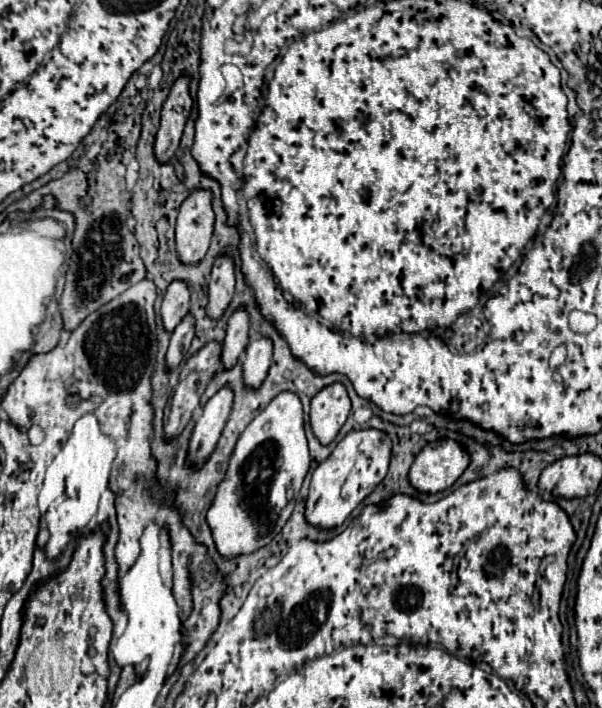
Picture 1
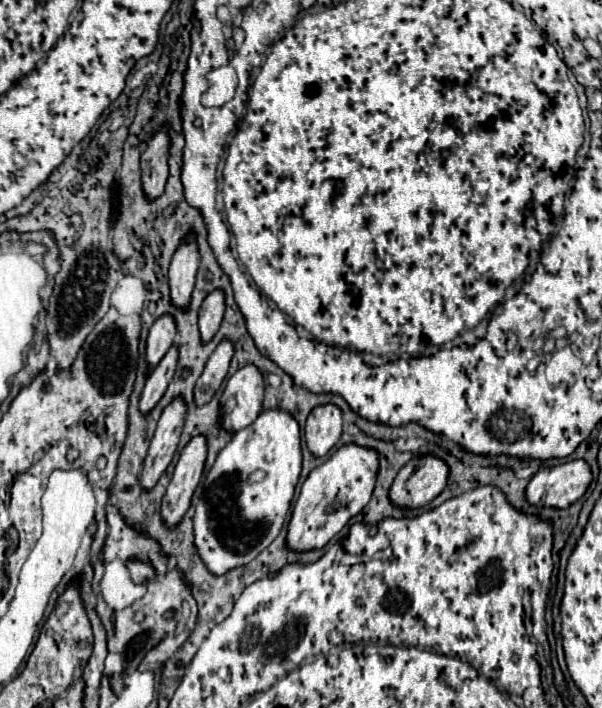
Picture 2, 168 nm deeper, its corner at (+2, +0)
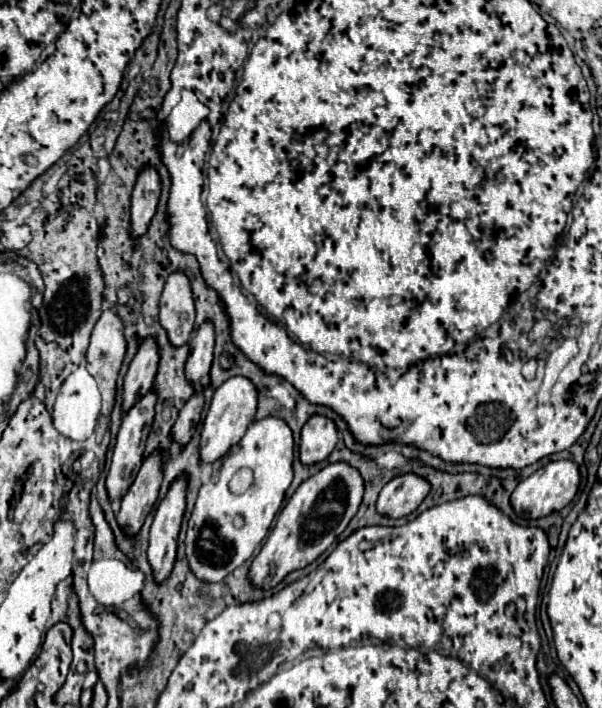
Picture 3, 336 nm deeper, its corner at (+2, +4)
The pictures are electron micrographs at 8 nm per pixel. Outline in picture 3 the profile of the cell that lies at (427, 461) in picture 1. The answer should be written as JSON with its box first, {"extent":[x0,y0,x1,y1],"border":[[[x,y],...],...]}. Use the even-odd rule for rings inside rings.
{"extent":[376,474,430,518],"border":[[[414,474],[392,478],[378,494],[376,510],[388,518],[412,514],[430,492],[430,484]]]}

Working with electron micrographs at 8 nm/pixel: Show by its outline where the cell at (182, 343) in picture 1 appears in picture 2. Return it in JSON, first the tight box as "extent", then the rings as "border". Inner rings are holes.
{"extent":[140,346,176,414],"border":[[[172,346],[166,356],[160,360],[160,364],[150,372],[148,380],[146,380],[146,388],[142,392],[142,398],[140,398],[140,410],[146,414],[150,412],[158,400],[162,398],[162,394],[166,392],[166,386],[168,382],[172,380],[174,376],[174,370],[176,370],[176,346]]]}

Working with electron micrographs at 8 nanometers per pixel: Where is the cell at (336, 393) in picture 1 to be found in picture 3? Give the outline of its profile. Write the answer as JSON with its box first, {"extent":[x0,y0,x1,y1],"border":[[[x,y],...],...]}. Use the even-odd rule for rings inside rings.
{"extent":[300,416,338,466],"border":[[[312,416],[304,428],[300,438],[300,462],[304,466],[324,462],[338,442],[336,426],[326,416]]]}

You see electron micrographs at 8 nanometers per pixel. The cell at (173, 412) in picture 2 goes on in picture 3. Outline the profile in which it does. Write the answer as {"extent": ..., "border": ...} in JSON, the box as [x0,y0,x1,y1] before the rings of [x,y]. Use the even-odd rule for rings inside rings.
{"extent":[116,452,162,536],"border":[[[154,452],[150,458],[144,460],[134,484],[122,498],[122,508],[116,516],[118,526],[126,536],[136,536],[150,514],[158,490],[162,484],[162,470],[160,470],[160,454]]]}

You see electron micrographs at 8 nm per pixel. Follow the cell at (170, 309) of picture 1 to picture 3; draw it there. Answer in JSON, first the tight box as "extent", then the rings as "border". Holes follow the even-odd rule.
{"extent":[122,338,158,412],"border":[[[152,338],[144,340],[130,362],[130,368],[124,376],[124,392],[122,392],[122,412],[128,412],[144,394],[152,388],[154,376],[158,368],[158,352],[156,342]]]}

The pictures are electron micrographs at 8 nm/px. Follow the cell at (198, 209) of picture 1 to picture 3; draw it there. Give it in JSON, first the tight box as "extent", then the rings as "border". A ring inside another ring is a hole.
{"extent":[160,272,194,346],"border":[[[182,272],[172,274],[166,280],[162,298],[160,298],[160,326],[168,332],[172,346],[184,346],[190,342],[194,328],[194,300],[190,282]]]}

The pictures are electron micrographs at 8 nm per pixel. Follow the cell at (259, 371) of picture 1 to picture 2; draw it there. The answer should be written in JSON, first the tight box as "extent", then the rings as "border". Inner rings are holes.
{"extent":[222,364,264,432],"border":[[[254,364],[240,368],[226,384],[222,394],[222,426],[236,432],[252,424],[262,412],[264,376]]]}

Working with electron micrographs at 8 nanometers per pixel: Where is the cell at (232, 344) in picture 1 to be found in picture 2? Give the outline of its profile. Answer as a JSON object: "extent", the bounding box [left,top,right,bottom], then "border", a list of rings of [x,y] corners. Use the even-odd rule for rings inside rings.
{"extent":[194,340,232,404],"border":[[[222,340],[216,346],[214,354],[210,356],[202,376],[196,382],[196,388],[194,388],[196,404],[206,404],[212,400],[214,392],[220,388],[222,380],[228,374],[230,362],[232,362],[232,340]]]}

